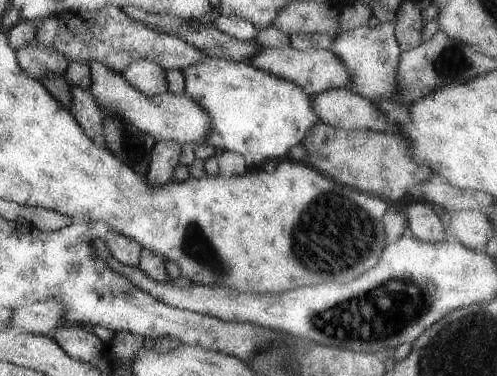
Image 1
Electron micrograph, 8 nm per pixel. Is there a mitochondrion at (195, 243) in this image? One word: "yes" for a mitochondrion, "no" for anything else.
yes

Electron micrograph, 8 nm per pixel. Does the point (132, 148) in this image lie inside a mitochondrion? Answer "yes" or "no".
no

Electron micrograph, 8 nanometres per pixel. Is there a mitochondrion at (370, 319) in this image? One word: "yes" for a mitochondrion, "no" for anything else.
yes

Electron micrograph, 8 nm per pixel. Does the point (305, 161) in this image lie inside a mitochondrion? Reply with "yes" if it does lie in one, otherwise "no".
no

